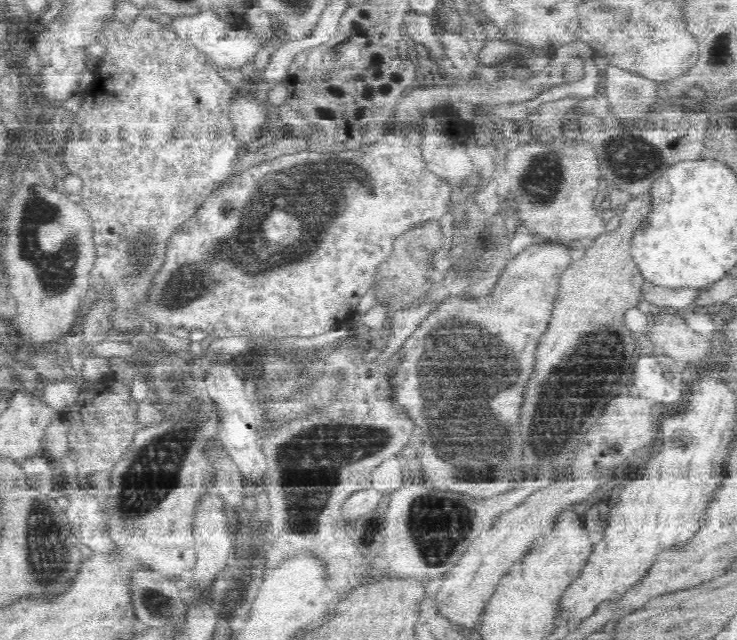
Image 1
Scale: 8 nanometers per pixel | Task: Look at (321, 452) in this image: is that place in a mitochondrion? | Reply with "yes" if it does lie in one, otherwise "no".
yes

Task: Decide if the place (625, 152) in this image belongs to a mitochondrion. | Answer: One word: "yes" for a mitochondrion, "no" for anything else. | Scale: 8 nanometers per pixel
yes

